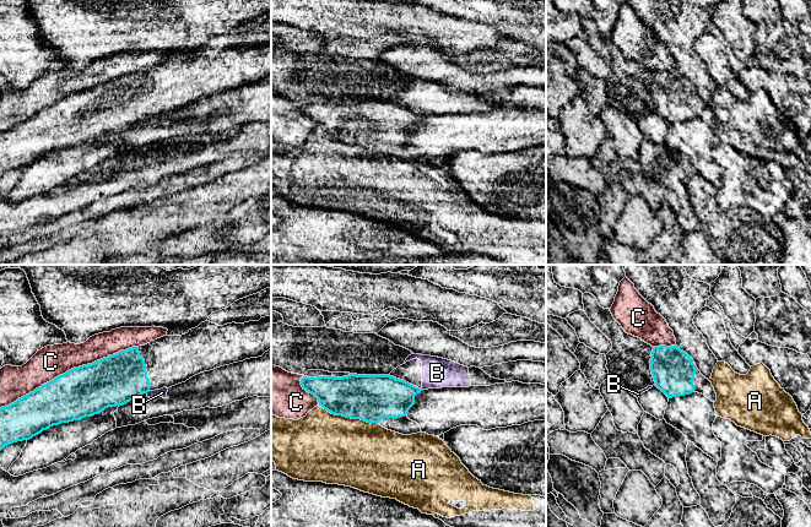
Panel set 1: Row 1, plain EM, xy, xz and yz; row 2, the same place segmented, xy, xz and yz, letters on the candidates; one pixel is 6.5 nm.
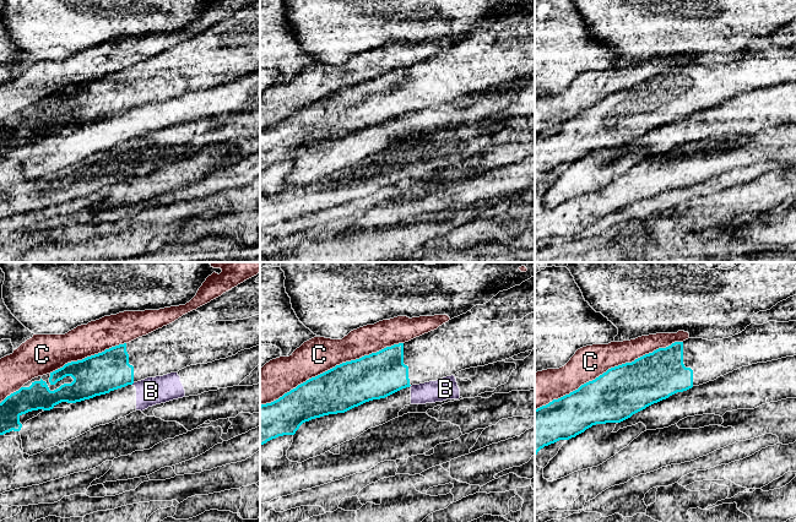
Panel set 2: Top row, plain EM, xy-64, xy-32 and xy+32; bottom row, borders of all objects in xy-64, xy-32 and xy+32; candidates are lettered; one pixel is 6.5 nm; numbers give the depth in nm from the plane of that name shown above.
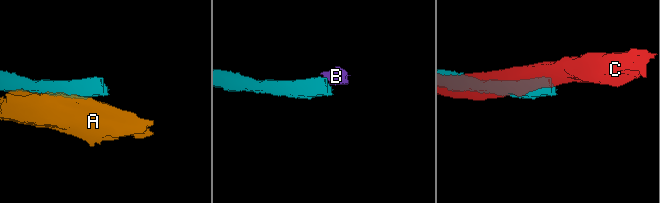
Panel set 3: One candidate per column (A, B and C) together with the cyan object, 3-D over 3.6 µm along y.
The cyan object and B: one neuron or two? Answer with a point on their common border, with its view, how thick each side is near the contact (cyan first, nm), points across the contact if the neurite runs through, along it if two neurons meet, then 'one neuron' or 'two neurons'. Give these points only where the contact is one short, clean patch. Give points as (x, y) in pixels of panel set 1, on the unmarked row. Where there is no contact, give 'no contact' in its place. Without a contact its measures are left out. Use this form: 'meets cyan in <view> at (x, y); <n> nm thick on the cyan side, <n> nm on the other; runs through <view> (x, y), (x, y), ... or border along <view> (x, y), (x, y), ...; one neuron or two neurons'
meets cyan in xy at (147, 117); 320 nm thick on the cyan side, 60 nm on the other; border along xy (149, 115), (146, 118); two neurons

